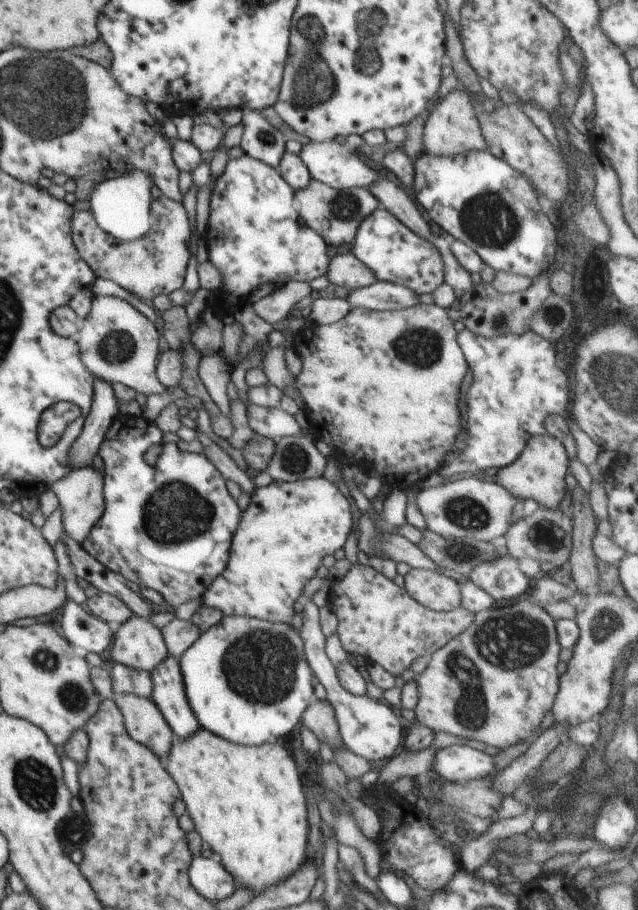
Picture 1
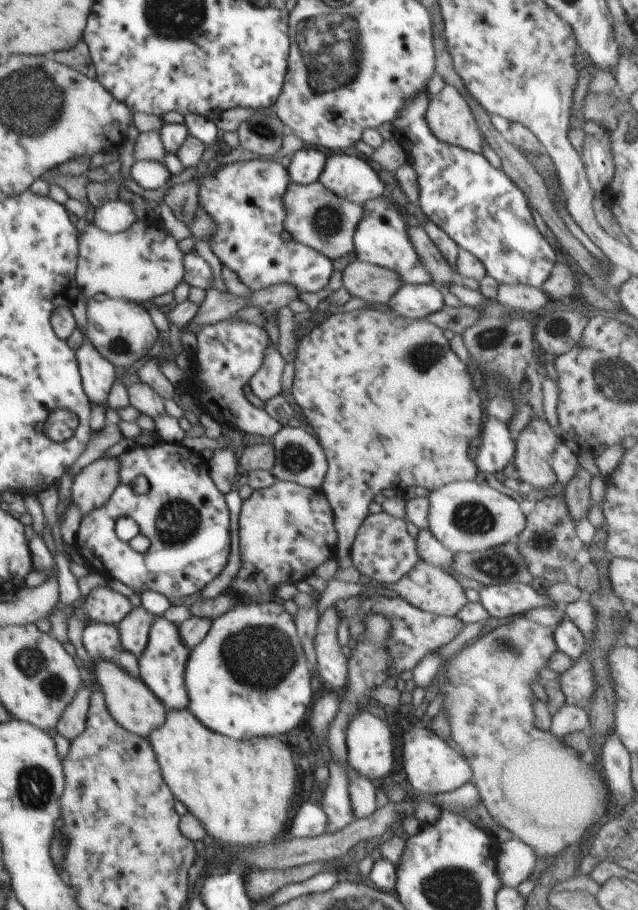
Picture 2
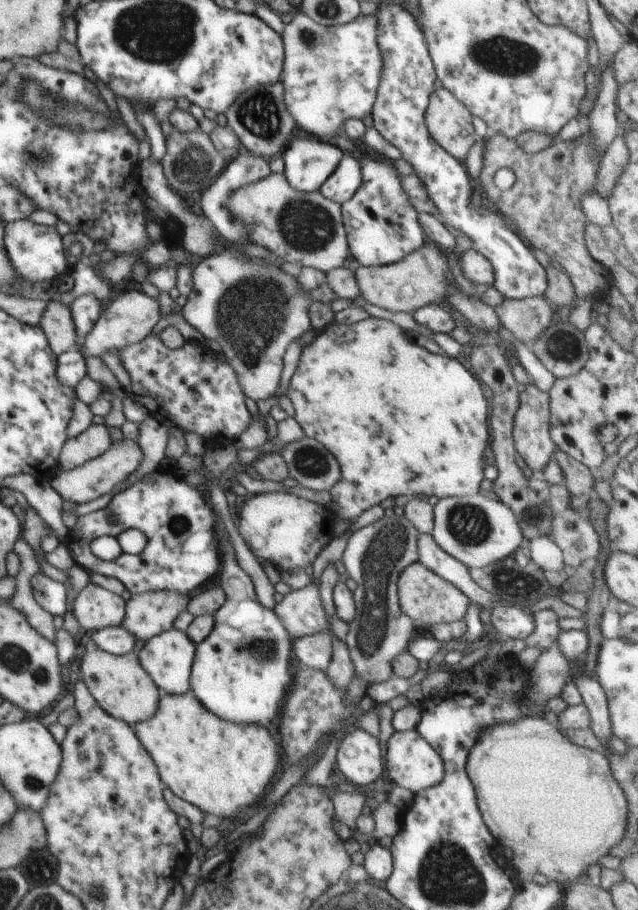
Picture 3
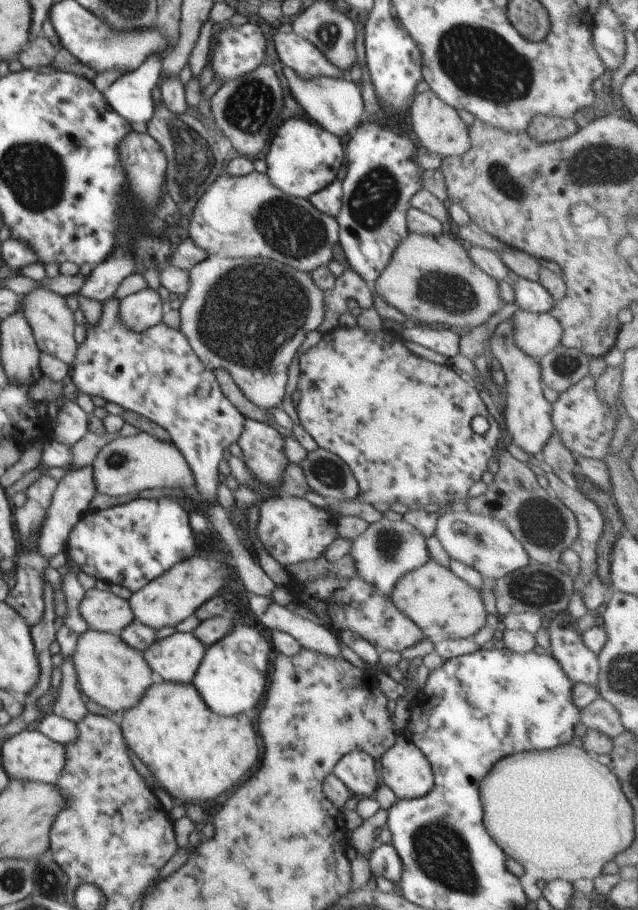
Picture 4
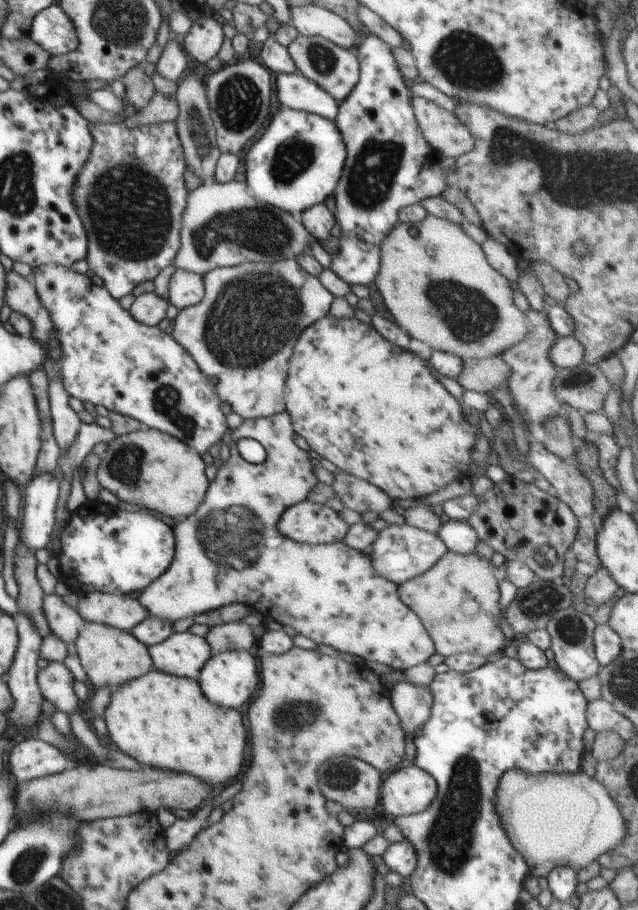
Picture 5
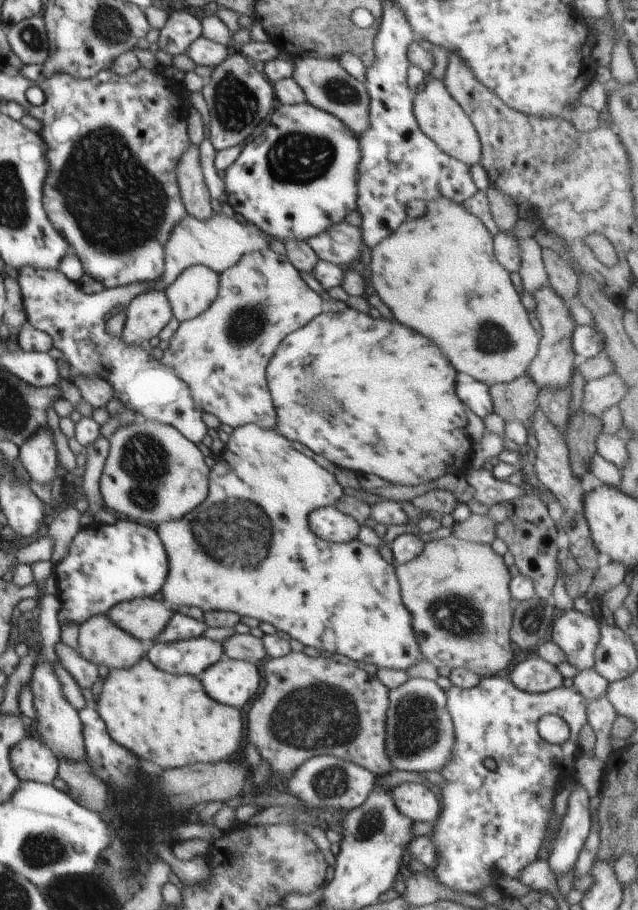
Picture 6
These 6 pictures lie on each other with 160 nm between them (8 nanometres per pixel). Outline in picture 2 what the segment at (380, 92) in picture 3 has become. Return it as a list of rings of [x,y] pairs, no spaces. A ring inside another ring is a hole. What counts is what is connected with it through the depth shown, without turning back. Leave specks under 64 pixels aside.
[[[418,91],[409,103],[402,105],[391,122],[393,138],[407,152],[410,163],[417,174],[419,186],[419,203],[422,212],[436,226],[439,226],[462,249],[478,257],[494,280],[505,285],[526,285],[541,288],[550,276],[554,265],[562,257],[561,251],[549,237],[536,229],[534,220],[527,208],[527,198],[519,186],[507,176],[502,169],[492,168],[483,154],[473,153],[466,149],[442,142],[429,129],[425,112],[430,94]]]

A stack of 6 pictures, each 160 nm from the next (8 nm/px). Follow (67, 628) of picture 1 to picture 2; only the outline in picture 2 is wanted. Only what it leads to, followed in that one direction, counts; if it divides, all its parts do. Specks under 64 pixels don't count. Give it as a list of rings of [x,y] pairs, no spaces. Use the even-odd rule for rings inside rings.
[[[94,623],[84,628],[82,634],[84,648],[91,656],[91,663],[97,661],[116,661],[124,650],[117,625]]]

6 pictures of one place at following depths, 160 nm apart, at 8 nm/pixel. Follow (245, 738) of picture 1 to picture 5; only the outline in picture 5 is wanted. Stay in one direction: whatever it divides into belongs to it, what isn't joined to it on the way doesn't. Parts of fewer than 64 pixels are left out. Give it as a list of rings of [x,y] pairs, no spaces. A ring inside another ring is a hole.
[[[62,265],[38,267],[32,271],[30,279],[32,279],[32,282],[36,287],[40,304],[49,312],[53,330],[56,330],[58,342],[62,351],[61,359],[59,360],[59,370],[63,380],[63,387],[70,396],[74,396],[74,398],[78,398],[78,400],[81,400],[82,402],[92,402],[92,404],[96,406],[101,404],[108,410],[131,416],[138,420],[138,422],[141,422],[145,428],[158,429],[159,431],[173,434],[175,437],[183,440],[188,447],[193,448],[200,456],[207,452],[214,444],[219,445],[222,442],[222,436],[224,436],[226,432],[232,432],[226,425],[226,416],[222,413],[222,410],[220,410],[221,400],[219,399],[213,384],[202,374],[202,371],[198,368],[198,365],[194,362],[190,353],[186,352],[186,349],[183,349],[171,334],[160,331],[157,326],[147,327],[137,320],[134,320],[134,317],[129,311],[123,310],[119,302],[110,296],[110,293],[105,287],[99,287],[92,283],[91,278],[88,277],[88,275],[80,274],[72,267],[65,267]],[[226,651],[213,654],[202,667],[198,677],[198,684],[201,686],[203,695],[218,706],[242,710],[250,700],[252,694],[258,688],[258,666],[256,666],[258,651]]]

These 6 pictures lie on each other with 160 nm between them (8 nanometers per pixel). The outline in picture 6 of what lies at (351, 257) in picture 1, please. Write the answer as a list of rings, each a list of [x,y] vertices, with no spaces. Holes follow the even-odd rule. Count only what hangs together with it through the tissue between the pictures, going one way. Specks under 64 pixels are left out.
[[[440,197],[434,200],[427,200],[427,207],[425,213],[415,219],[407,219],[398,228],[395,228],[381,243],[378,243],[372,248],[371,262],[372,262],[372,280],[376,294],[381,300],[392,310],[392,314],[396,316],[396,320],[420,334],[424,334],[426,338],[438,342],[442,346],[442,350],[446,352],[448,360],[453,364],[453,367],[458,373],[464,373],[468,378],[480,381],[488,386],[497,385],[498,383],[507,384],[516,380],[520,375],[524,375],[529,369],[529,364],[537,355],[540,336],[534,330],[532,322],[520,298],[518,292],[510,281],[510,273],[498,262],[495,257],[493,248],[493,235],[482,224],[482,221],[468,212],[461,203],[455,203],[449,198]]]

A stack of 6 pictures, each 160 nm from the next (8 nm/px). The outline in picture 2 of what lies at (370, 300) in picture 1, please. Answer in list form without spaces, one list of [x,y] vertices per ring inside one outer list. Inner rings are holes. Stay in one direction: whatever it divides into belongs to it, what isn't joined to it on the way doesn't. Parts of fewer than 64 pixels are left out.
[[[430,283],[402,284],[388,306],[394,314],[401,317],[424,319],[435,312],[442,312],[445,305],[442,295],[442,290]]]

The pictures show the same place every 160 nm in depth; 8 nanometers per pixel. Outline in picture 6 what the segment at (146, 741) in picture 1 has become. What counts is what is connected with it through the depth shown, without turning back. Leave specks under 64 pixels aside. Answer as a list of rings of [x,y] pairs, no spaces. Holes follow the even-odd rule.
[[[107,614],[91,616],[79,629],[78,644],[86,661],[106,668],[130,668],[146,653],[140,641],[122,630]]]

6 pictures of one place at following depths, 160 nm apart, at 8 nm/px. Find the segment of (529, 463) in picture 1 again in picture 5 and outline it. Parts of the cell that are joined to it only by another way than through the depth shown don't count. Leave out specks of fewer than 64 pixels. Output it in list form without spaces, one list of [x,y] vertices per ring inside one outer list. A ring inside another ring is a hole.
[[[530,308],[523,313],[533,329],[525,341],[506,351],[502,358],[511,368],[506,390],[510,392],[511,398],[516,401],[518,412],[530,424],[535,425],[539,422],[544,423],[547,418],[562,413],[561,405],[564,402],[557,397],[554,388],[558,366],[550,359],[550,349],[554,346],[558,334],[551,327],[546,311],[538,312]]]

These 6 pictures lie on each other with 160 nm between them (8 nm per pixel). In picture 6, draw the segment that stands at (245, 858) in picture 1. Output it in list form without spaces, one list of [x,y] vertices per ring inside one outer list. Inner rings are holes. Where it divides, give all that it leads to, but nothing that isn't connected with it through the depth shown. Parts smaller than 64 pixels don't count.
[[[144,656],[130,668],[109,669],[102,692],[97,698],[97,713],[102,717],[109,735],[118,746],[130,748],[136,756],[150,760],[162,768],[178,768],[198,762],[220,762],[232,758],[242,742],[242,714],[236,707],[218,704],[204,692],[199,677],[166,672]]]

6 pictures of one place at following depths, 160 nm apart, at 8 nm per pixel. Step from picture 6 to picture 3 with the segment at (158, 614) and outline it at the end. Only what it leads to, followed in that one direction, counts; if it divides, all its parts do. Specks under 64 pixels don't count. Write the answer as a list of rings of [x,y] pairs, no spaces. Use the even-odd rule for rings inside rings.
[[[91,582],[80,592],[73,593],[71,603],[70,610],[79,626],[89,632],[120,626],[125,617],[124,599]]]

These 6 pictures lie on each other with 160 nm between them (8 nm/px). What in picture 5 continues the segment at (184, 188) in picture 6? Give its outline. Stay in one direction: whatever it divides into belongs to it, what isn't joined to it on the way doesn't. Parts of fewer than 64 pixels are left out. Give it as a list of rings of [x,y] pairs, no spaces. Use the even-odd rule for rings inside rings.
[[[193,73],[186,80],[177,82],[176,98],[179,106],[177,137],[183,148],[186,169],[193,173],[203,185],[215,180],[215,164],[222,154],[217,143],[214,123],[211,119],[204,79],[198,80]]]

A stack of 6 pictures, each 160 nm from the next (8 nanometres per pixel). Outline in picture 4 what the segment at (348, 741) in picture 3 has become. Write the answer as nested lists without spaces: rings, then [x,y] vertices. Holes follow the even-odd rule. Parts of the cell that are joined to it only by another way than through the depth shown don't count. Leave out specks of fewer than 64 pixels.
[[[362,751],[344,755],[335,764],[333,772],[358,799],[375,796],[381,783],[375,760]]]

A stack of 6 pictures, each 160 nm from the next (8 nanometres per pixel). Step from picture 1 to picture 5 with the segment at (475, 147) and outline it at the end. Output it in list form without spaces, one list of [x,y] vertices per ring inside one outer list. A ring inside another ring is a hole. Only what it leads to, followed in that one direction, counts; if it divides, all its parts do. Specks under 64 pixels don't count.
[[[412,96],[411,103],[425,142],[440,156],[458,158],[474,150],[472,133],[455,113],[424,97]]]

